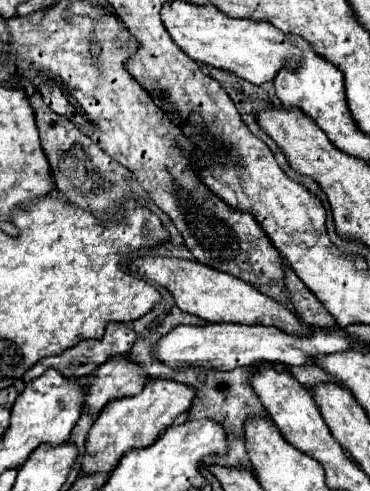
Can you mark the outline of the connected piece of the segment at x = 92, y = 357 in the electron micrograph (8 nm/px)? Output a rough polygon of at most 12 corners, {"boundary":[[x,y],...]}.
{"boundary":[[112,322],[102,340],[84,340],[60,356],[42,358],[20,380],[54,368],[82,378],[132,348],[130,326]]}

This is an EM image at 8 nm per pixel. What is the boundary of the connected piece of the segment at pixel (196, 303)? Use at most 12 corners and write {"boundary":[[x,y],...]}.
{"boundary":[[140,256],[136,272],[206,322],[302,320],[248,282],[206,264]]}

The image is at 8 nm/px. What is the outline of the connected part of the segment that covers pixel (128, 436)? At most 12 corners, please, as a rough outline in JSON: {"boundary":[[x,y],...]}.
{"boundary":[[148,380],[94,420],[80,474],[110,474],[124,452],[180,422],[194,390]]}

